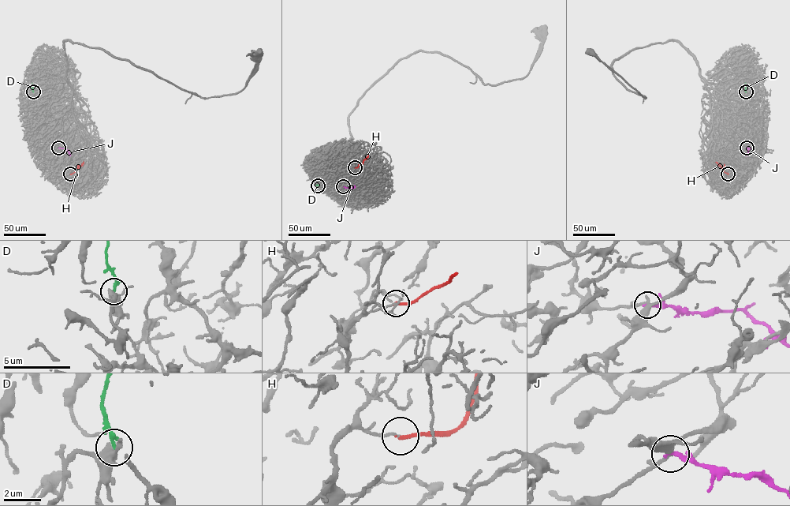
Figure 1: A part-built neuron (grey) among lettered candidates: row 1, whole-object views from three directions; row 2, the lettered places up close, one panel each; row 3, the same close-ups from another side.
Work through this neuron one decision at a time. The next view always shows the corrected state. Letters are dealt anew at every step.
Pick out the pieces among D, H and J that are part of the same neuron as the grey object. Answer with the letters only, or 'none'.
none

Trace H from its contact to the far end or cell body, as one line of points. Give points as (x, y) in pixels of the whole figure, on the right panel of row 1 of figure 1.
H: (728, 174), (715, 162)

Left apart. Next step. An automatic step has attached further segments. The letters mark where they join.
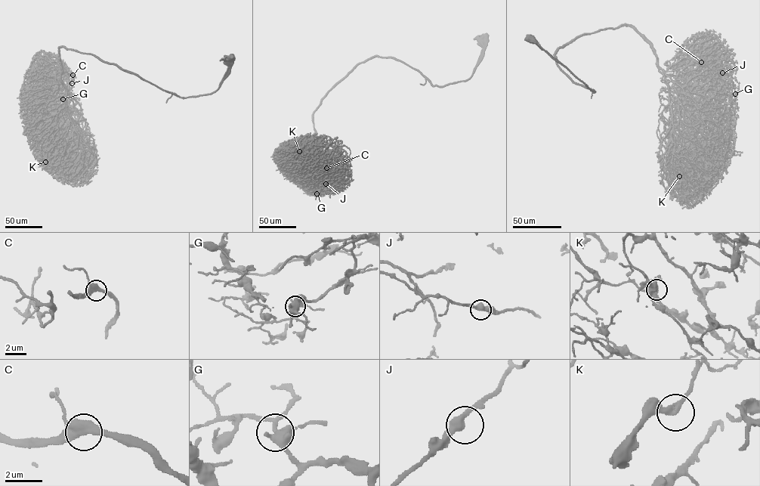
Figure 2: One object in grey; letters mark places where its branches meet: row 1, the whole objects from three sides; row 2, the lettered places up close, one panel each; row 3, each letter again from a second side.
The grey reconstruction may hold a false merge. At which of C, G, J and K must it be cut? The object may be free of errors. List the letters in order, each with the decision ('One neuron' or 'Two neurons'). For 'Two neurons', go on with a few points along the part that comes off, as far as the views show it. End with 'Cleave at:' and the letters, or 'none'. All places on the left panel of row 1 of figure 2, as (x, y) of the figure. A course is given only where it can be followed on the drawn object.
C: One neuron
G: One neuron
J: One neuron
K: One neuron
Cleave at: none

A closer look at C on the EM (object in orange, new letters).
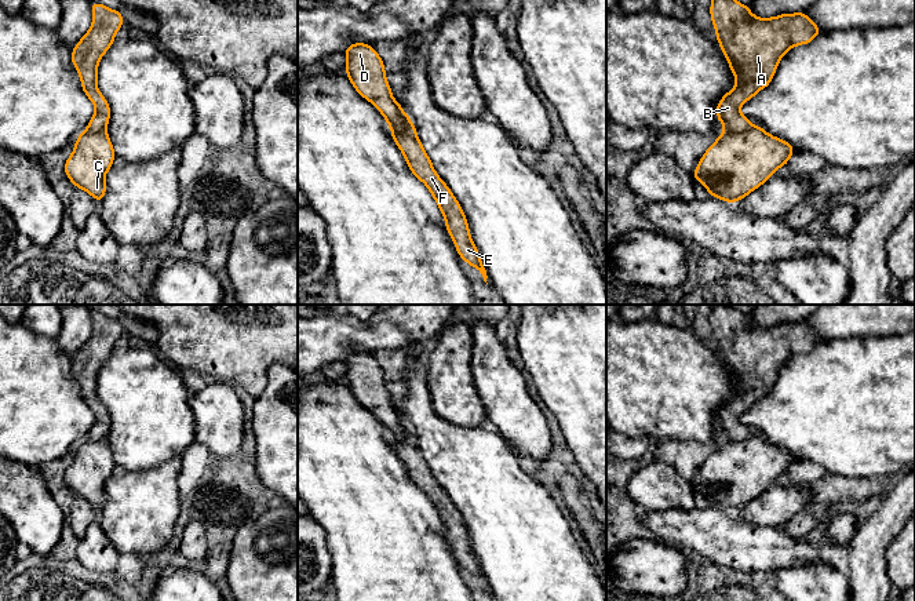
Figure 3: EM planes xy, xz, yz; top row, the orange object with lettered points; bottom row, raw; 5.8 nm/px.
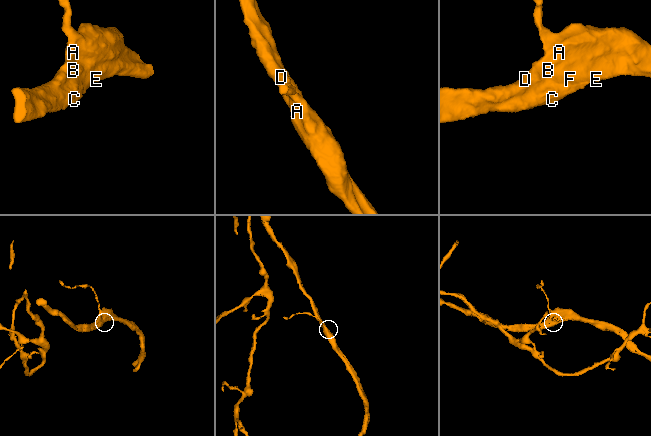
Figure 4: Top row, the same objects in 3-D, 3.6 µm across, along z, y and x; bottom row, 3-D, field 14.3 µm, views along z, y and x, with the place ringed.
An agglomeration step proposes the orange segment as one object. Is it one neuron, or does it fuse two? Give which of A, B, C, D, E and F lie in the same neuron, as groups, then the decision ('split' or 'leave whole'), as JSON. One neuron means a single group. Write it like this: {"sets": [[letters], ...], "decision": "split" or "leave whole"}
{"sets": [["A", "B", "C", "D", "E", "F"]], "decision": "leave whole"}

